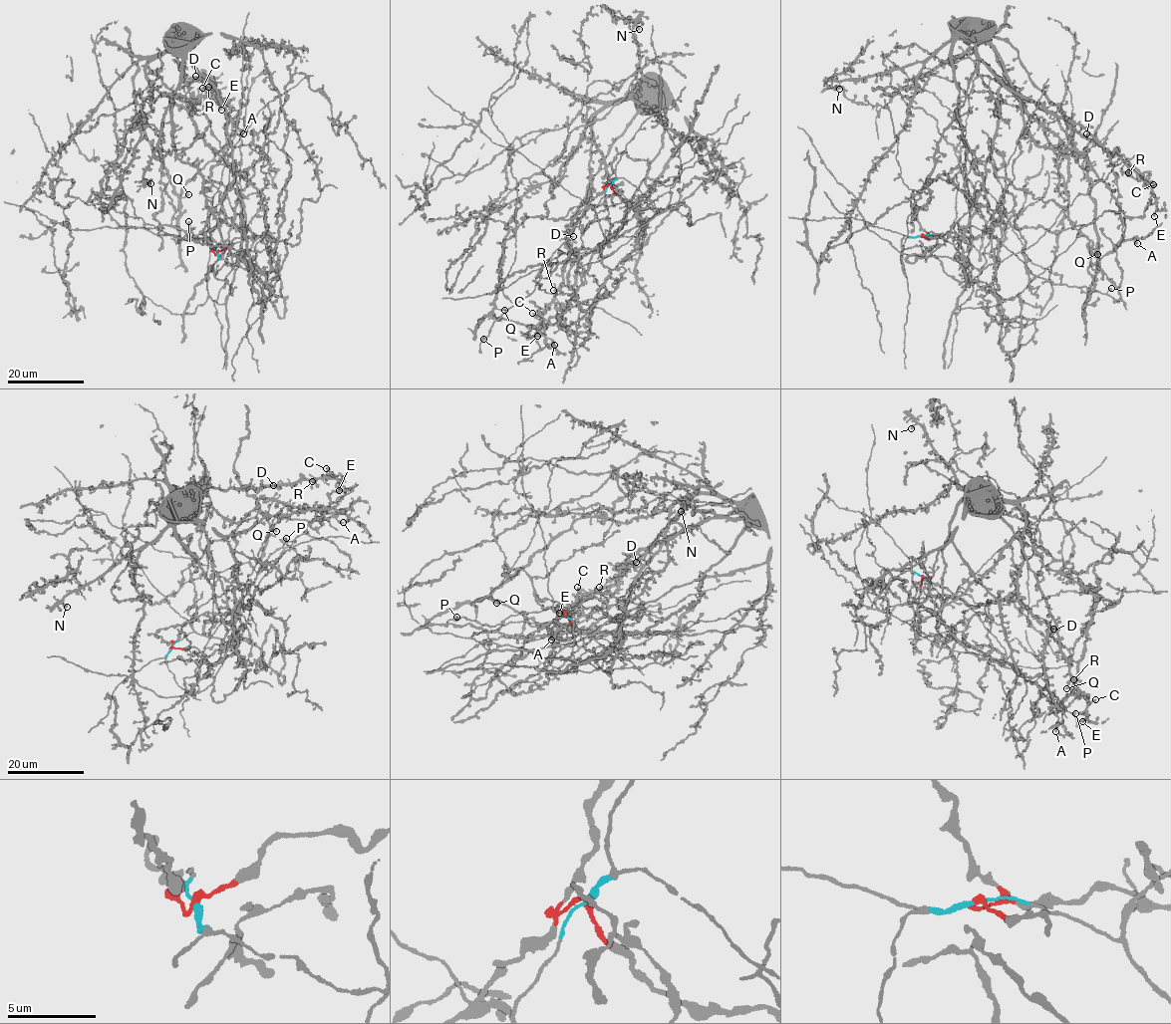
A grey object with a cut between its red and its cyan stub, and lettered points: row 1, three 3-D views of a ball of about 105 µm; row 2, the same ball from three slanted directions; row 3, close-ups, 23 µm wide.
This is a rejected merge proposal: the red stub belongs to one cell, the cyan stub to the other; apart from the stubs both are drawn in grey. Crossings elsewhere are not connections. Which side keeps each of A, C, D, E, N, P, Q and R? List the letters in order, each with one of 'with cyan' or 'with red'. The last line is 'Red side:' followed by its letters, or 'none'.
A: with red
C: with cyan
D: with cyan
E: with cyan
N: with cyan
P: with cyan
Q: with red
R: with cyan
Red side: A, Q

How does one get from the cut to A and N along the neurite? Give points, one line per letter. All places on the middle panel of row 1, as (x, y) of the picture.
A: (610, 184), (573, 217), (528, 216), (502, 246), (498, 271), (501, 281), (491, 312), (529, 326), (554, 345)
N: (610, 184), (595, 212), (608, 237), (618, 232), (663, 146), (663, 100), (639, 65), (633, 25), (639, 29)

